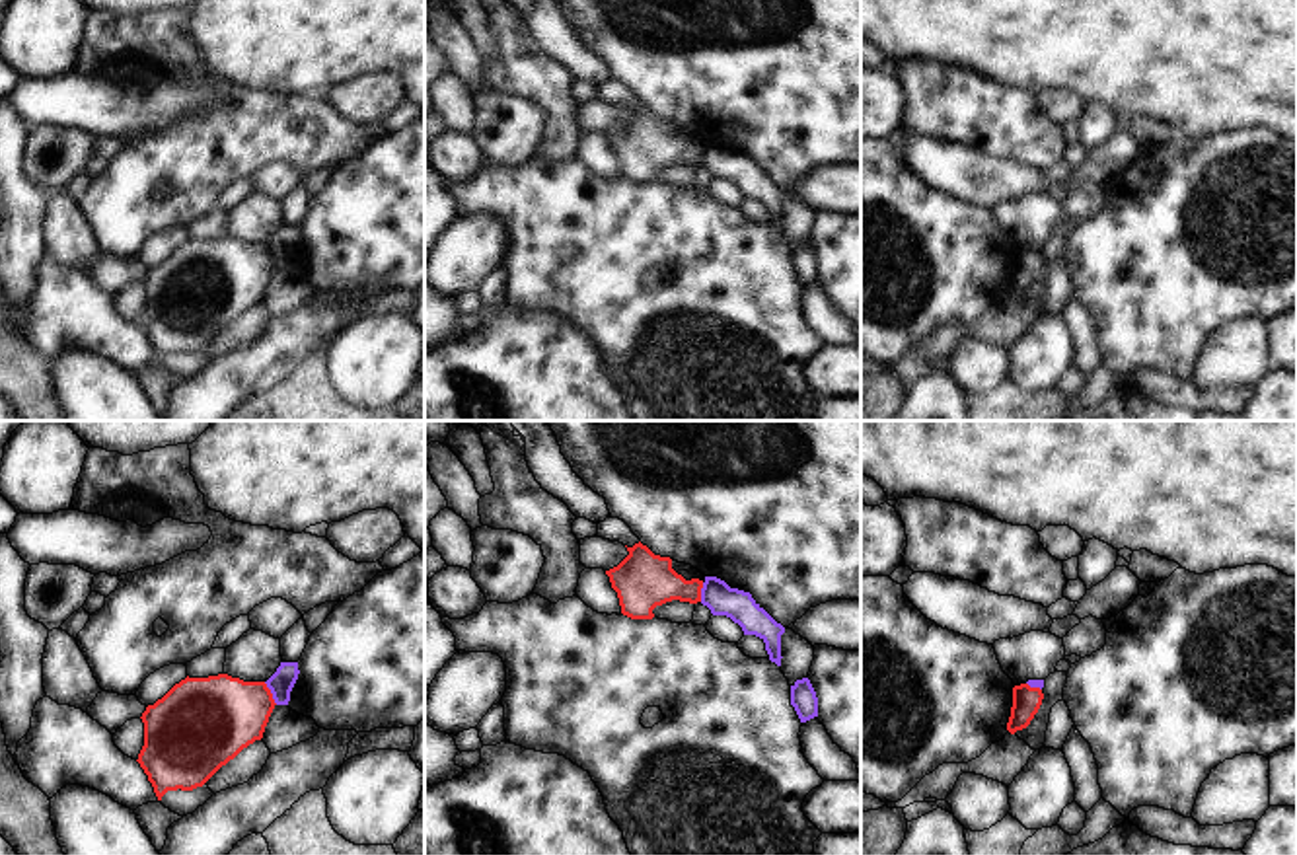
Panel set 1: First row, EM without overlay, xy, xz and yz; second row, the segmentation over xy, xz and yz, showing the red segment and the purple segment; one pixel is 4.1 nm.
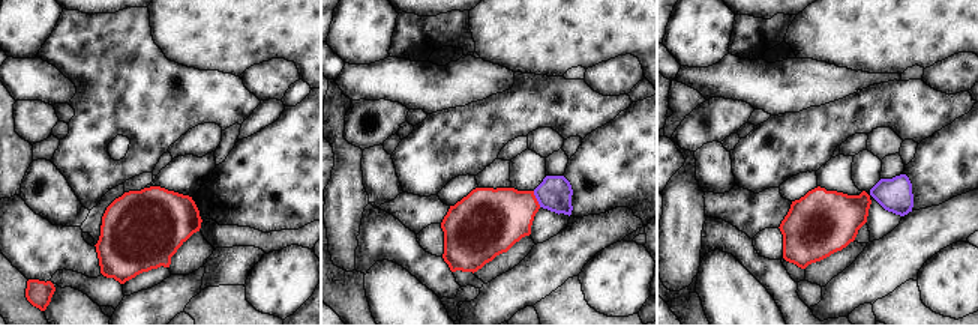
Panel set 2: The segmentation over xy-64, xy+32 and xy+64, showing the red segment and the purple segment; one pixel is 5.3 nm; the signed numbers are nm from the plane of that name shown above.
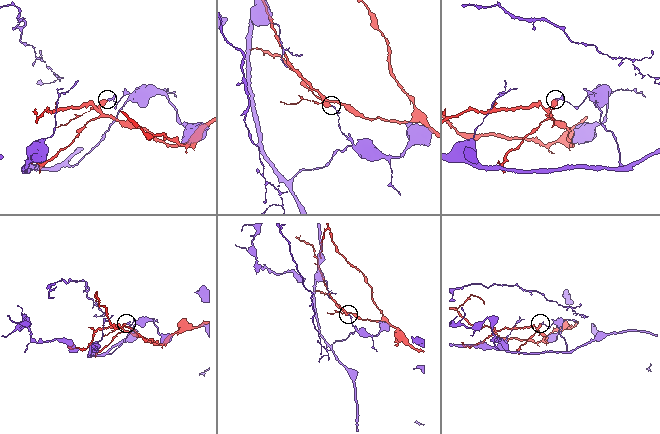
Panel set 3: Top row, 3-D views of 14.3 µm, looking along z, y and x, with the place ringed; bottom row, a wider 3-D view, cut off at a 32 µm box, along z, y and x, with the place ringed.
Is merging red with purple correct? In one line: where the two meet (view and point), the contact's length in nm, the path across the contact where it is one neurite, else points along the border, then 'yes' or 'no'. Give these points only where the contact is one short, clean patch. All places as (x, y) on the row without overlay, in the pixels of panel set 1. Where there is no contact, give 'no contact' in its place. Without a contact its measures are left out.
xy (271, 258) | 110 nm | no

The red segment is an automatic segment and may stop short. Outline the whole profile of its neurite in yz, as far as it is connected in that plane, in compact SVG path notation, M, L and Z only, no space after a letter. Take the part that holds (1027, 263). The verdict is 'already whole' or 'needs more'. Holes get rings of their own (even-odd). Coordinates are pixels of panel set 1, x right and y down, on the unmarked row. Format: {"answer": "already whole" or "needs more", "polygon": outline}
{"answer": "already whole", "polygon": "M1020 247L1013 251L1013 271L1007 286L1007 294L1015 298L1030 288L1042 269L1044 257L1040 251Z"}

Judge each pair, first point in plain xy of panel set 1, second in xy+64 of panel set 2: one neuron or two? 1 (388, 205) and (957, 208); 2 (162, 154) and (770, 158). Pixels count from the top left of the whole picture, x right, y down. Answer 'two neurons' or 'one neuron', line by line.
1: two neurons
2: one neuron

